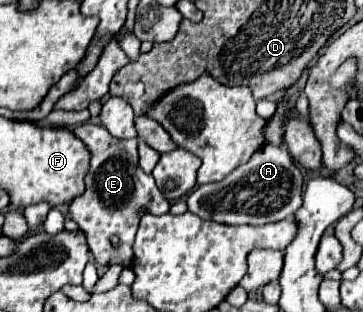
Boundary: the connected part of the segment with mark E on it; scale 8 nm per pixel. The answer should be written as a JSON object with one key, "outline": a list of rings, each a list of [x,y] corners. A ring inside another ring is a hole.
{"outline":[[[81,123],[73,133],[89,149],[91,165],[85,175],[85,193],[69,203],[69,215],[85,233],[97,265],[129,267],[133,261],[133,239],[141,215],[165,215],[171,205],[157,189],[153,175],[147,175],[139,167],[137,139],[115,139],[103,125],[95,123]],[[113,237],[119,237],[119,245],[111,245]]]}

